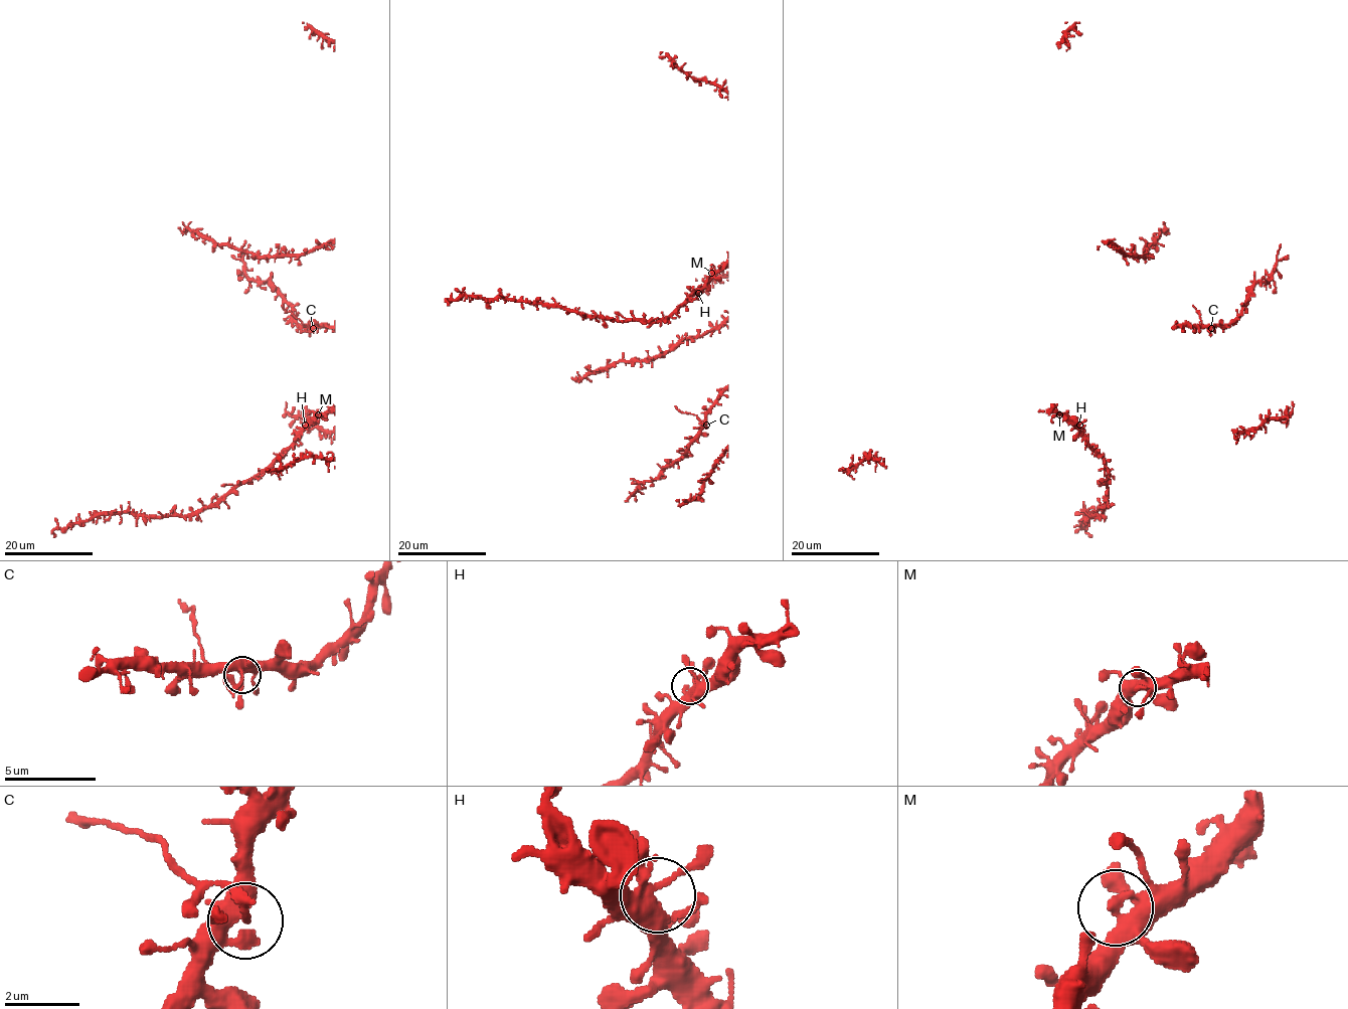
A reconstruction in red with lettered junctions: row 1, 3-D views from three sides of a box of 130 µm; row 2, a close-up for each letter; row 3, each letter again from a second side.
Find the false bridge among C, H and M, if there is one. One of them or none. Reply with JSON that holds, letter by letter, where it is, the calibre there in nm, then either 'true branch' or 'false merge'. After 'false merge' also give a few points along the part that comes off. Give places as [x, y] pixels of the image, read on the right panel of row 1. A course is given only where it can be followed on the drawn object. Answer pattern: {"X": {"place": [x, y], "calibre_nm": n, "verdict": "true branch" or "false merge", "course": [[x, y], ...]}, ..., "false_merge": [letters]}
{"C": {"place": [1211, 328], "calibre_nm": 300, "verdict": "false merge", "course": [[1211, 327], [1207, 329], [1193, 305]]}, "H": {"place": [1079, 425], "calibre_nm": 400, "verdict": "true branch"}, "M": {"place": [1059, 414], "calibre_nm": 360, "verdict": "true branch"}, "false_merge": ["C"]}

